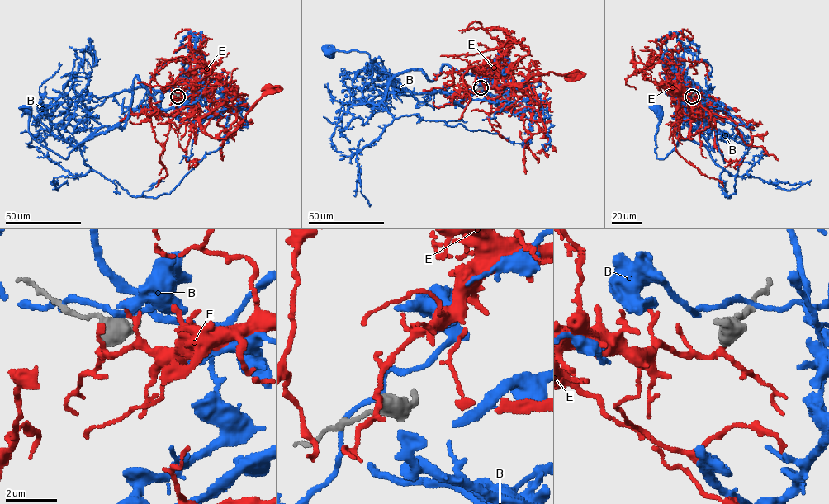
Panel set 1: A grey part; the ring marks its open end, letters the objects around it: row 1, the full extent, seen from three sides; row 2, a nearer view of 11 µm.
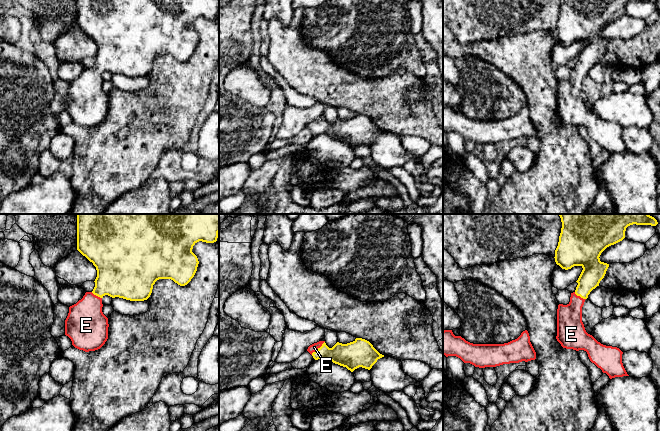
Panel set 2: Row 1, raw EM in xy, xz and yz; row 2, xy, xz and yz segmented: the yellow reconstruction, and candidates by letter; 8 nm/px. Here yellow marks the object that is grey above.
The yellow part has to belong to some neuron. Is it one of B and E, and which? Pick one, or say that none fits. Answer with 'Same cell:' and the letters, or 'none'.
Same cell: E

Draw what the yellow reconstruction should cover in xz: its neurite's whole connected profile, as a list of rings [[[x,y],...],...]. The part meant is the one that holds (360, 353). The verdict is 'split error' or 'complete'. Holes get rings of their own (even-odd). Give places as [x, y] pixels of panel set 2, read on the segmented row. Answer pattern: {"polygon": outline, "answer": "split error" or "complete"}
{"polygon": [[[356,338],[347,344],[337,342],[332,348],[325,341],[319,341],[310,345],[307,351],[315,360],[330,359],[351,372],[359,367],[370,370],[378,359],[384,357],[369,341],[362,338]]], "answer": "split error"}

